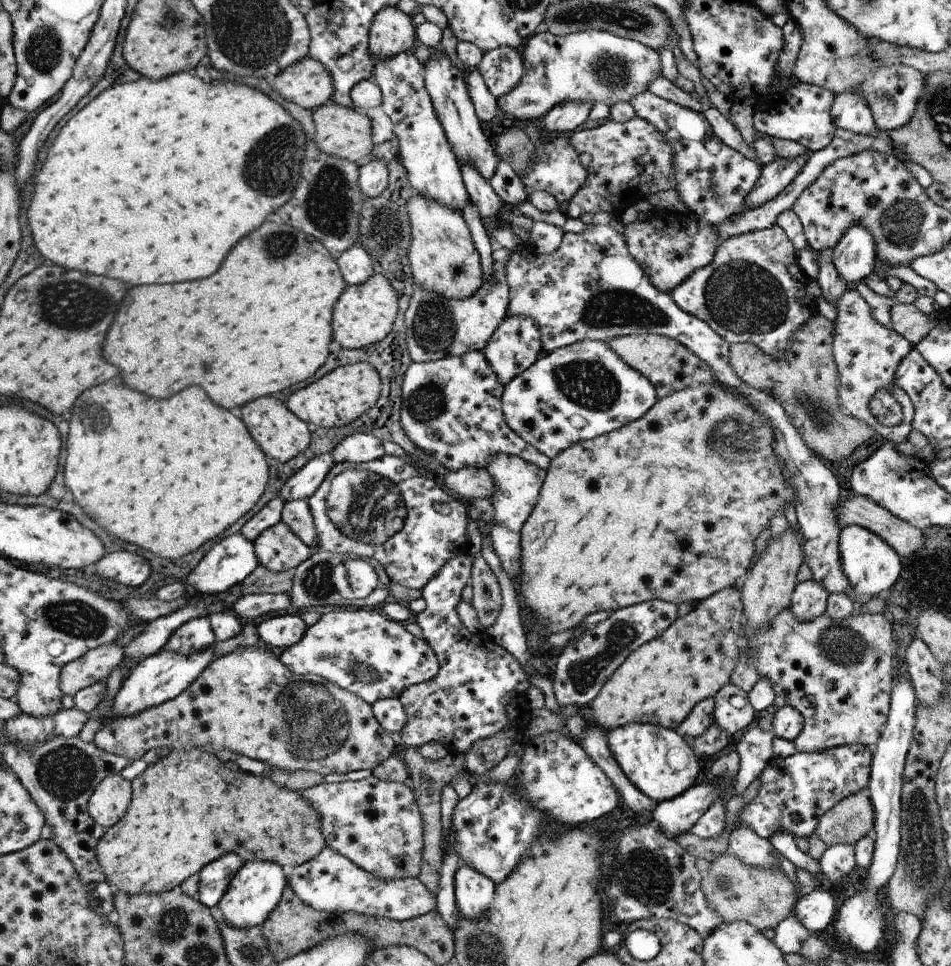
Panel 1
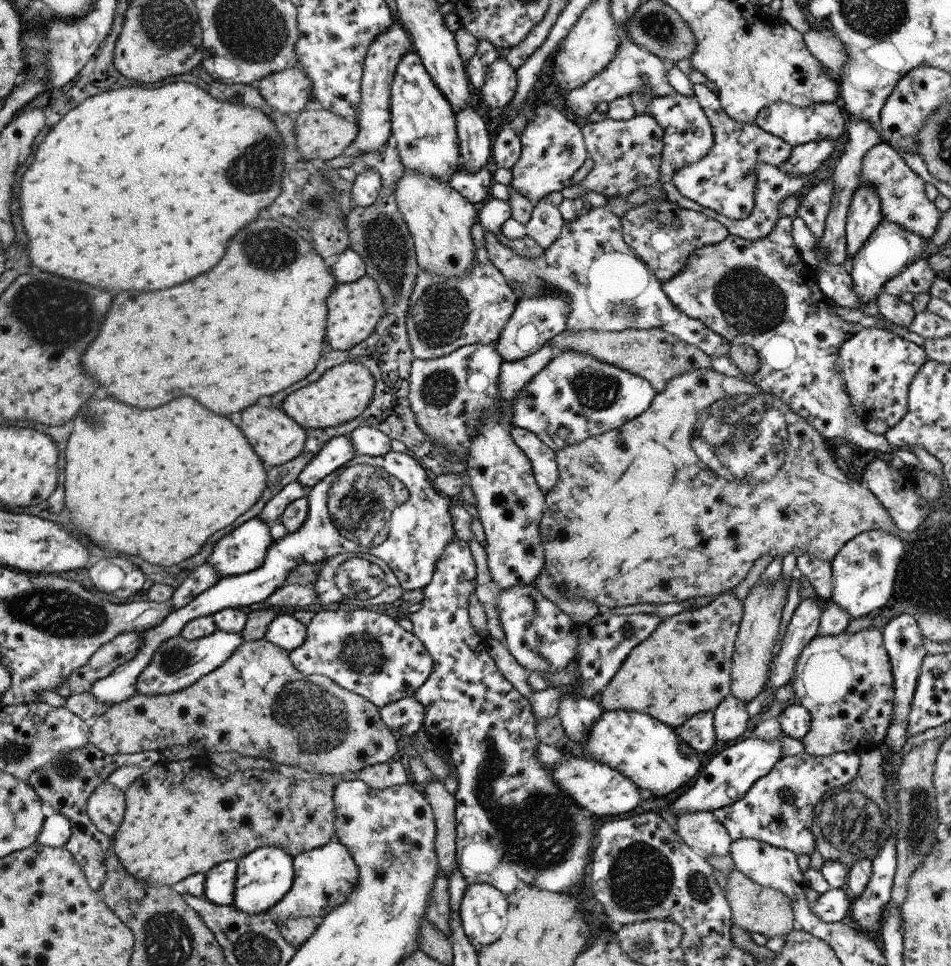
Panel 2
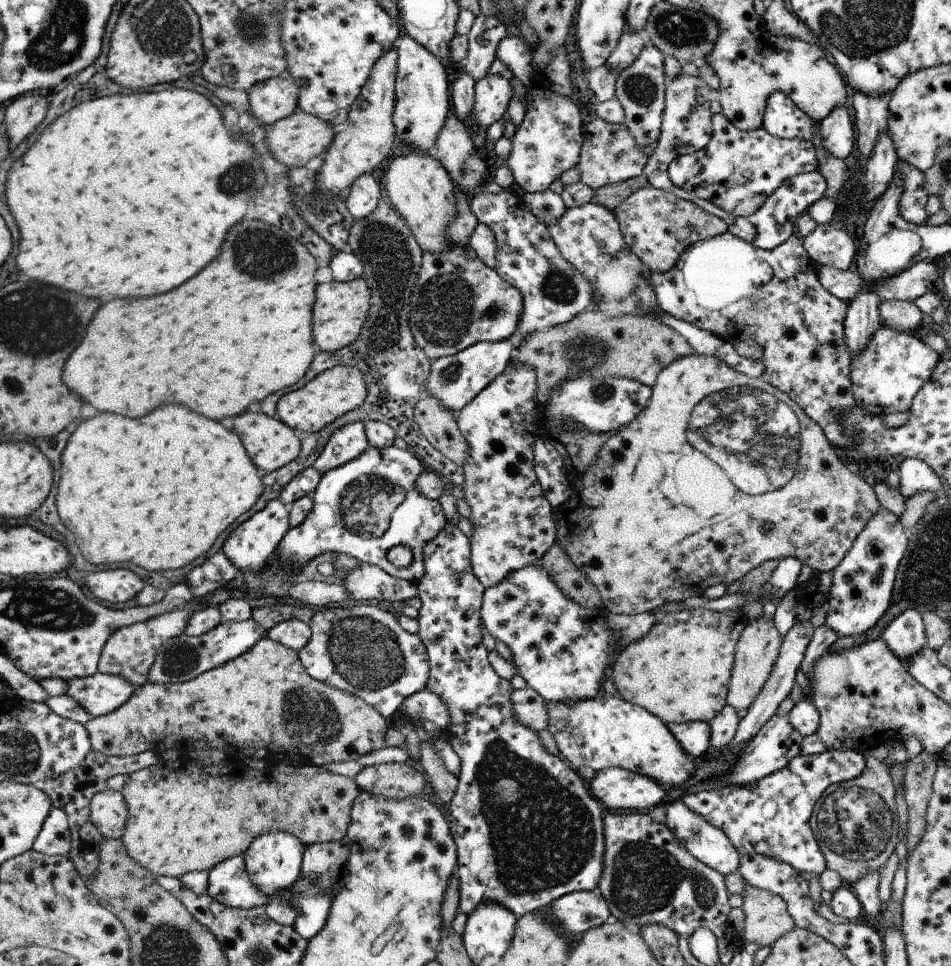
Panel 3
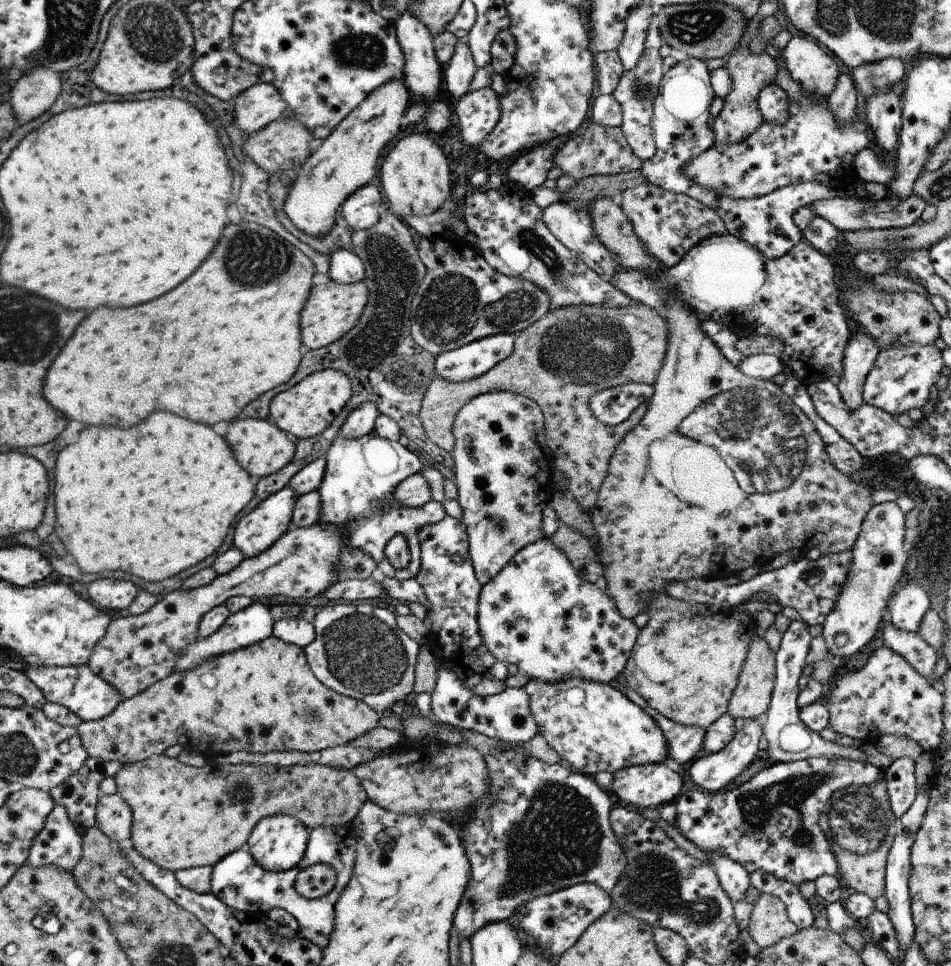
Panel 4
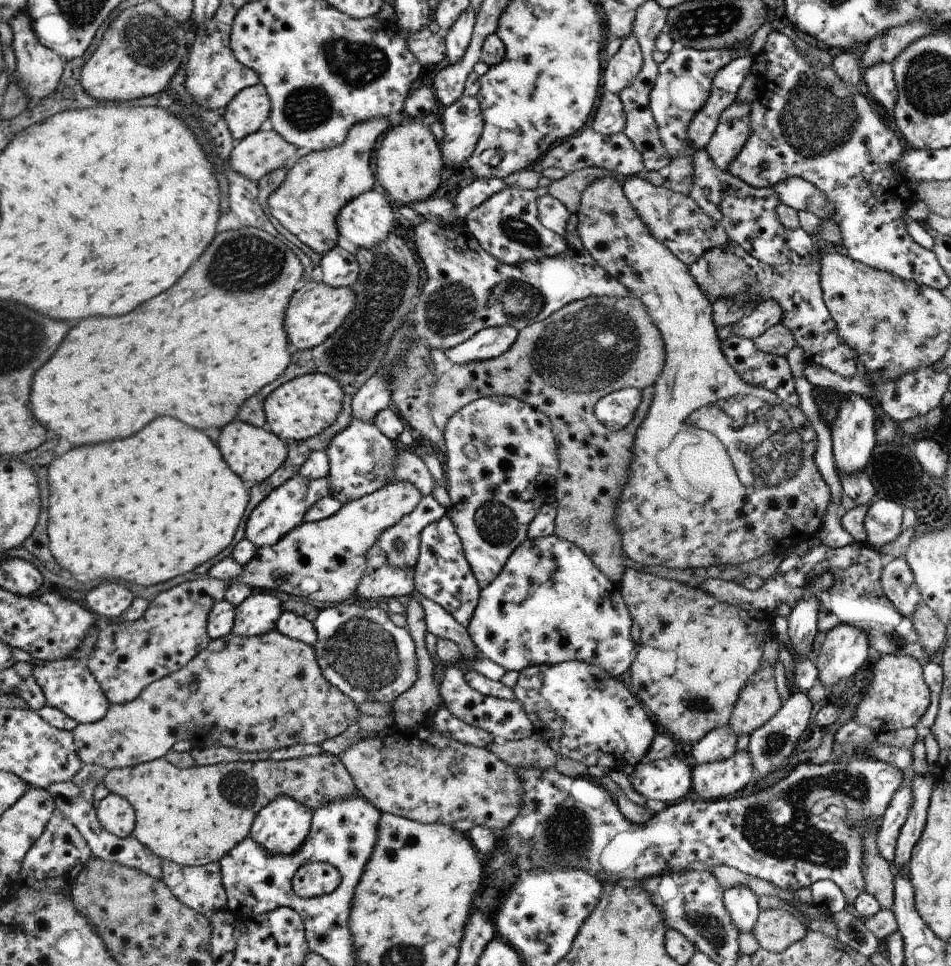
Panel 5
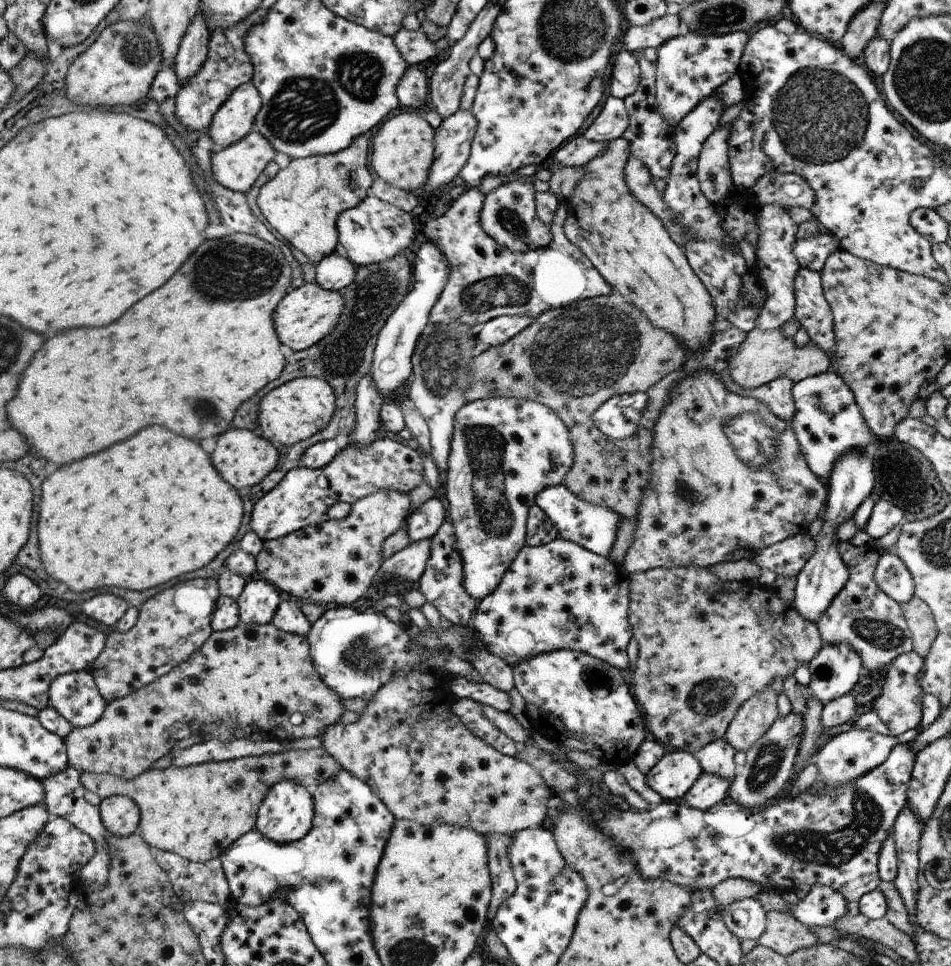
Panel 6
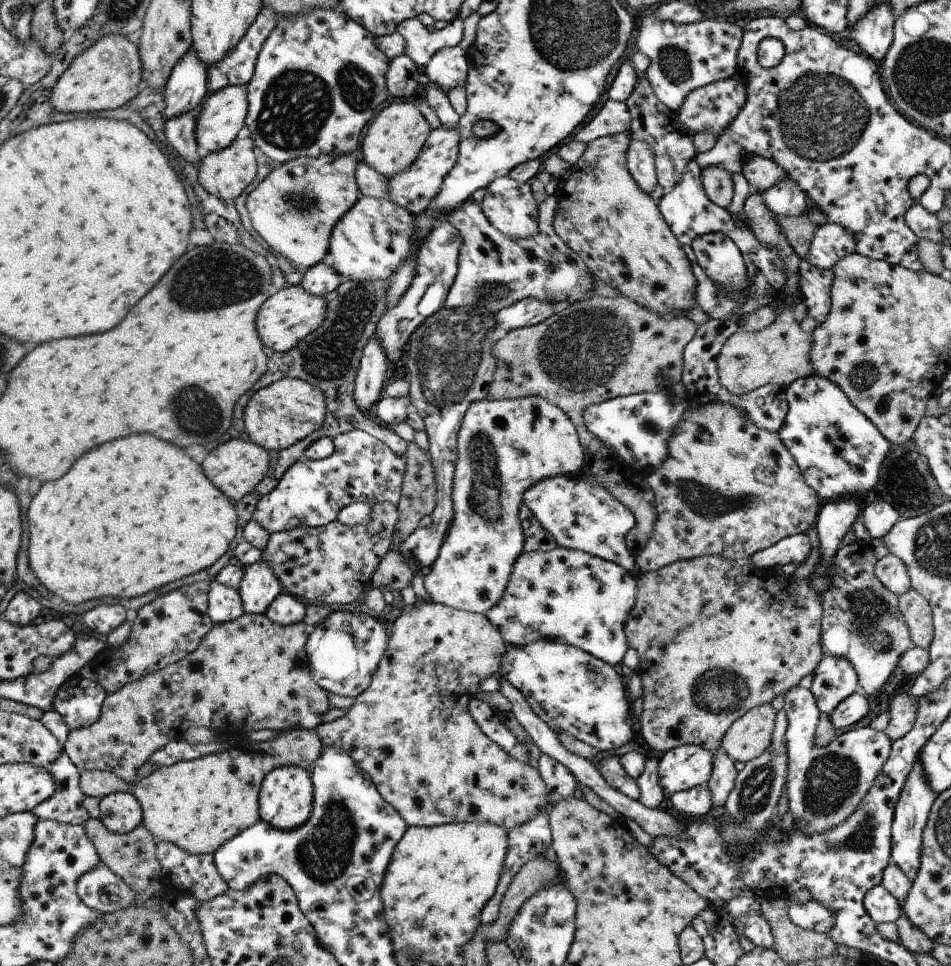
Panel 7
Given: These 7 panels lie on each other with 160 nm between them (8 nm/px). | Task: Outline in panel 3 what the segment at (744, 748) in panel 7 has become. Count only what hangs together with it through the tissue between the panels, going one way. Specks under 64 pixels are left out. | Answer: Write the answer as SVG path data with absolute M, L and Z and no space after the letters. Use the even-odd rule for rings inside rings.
M765 617L747 620L735 648L735 661L729 680L728 704L737 711L742 708L748 709L762 690L770 672L772 672L776 657L779 655L782 639L783 636L776 629L773 620L768 620Z

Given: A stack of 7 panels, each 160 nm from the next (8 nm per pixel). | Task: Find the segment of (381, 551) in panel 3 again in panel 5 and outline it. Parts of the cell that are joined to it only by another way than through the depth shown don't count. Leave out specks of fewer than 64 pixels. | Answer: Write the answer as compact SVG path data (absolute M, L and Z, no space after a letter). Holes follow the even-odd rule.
M352 418L351 423L338 433L326 450L329 458L327 478L332 483L332 496L342 504L362 498L393 482L391 475L397 466L397 448L376 426ZM425 495L412 513L407 514L393 527L381 534L376 546L387 556L390 566L404 569L416 566L420 560L421 534L428 525L440 521L448 513L433 495ZM396 542L402 542L402 549L394 548Z

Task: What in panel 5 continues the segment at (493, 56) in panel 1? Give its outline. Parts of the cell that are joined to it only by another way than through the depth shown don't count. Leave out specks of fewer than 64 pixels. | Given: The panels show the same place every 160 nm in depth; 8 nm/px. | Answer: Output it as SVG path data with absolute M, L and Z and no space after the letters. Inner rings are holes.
M462 95L453 105L446 107L441 123L445 132L442 154L447 166L472 157L485 128L480 99Z

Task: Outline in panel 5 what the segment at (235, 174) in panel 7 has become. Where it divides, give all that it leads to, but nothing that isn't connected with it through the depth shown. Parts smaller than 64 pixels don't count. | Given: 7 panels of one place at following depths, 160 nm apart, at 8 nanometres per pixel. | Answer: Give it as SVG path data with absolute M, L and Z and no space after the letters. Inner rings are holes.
M263 127L237 141L226 157L229 165L243 177L260 181L265 174L284 167L296 150L298 147L282 138L278 131Z

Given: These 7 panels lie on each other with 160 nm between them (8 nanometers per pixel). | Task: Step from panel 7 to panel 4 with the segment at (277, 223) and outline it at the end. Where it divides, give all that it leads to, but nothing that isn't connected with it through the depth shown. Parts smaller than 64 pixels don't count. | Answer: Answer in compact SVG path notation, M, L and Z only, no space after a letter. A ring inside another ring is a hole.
M400 80L386 82L350 112L325 138L322 145L301 166L284 203L288 218L297 228L310 236L322 236L330 230L341 205L378 174L378 158L400 132L400 118L405 116L406 106L408 92L404 84Z

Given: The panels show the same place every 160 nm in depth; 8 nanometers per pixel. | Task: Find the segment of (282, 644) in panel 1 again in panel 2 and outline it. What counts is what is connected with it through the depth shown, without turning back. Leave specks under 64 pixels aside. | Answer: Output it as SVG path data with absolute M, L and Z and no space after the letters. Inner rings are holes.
M281 612L268 625L265 639L292 653L305 644L308 627L301 623L291 612Z

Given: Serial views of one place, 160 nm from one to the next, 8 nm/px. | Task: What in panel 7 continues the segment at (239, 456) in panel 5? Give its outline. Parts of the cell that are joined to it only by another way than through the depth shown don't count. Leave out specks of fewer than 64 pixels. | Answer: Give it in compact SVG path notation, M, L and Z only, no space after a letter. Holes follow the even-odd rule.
M234 438L229 442L224 442L216 446L208 453L202 462L204 476L214 484L230 501L237 503L246 497L252 490L264 480L266 472L270 468L268 462L268 452L257 443L242 438Z

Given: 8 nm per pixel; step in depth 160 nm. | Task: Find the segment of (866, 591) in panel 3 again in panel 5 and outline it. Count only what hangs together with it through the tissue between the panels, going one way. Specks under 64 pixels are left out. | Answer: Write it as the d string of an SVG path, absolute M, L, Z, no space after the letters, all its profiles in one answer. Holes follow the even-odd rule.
M889 498L871 504L863 520L868 546L878 551L884 544L894 542L902 531L902 514L902 506ZM840 623L826 633L818 655L819 679L829 689L852 676L869 655L867 634L854 625Z

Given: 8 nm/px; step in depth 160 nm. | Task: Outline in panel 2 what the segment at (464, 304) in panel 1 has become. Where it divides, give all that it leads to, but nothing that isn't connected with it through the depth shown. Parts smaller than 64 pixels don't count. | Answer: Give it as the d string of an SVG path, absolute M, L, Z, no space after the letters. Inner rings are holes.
M480 224L472 228L473 241L476 243L476 261L473 269L463 278L446 278L442 275L431 275L422 271L417 276L417 284L414 289L414 298L410 298L410 306L414 306L410 312L410 338L414 338L413 355L417 359L435 359L445 357L462 347L475 344L493 345L499 340L505 330L509 318L517 310L518 298L513 288L507 282L505 275L494 266L486 248L485 230Z

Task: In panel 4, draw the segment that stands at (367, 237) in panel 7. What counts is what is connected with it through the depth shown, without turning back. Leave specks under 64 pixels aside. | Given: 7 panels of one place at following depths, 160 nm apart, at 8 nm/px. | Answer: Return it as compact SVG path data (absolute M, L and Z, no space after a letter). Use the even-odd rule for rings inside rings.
M374 183L362 186L342 204L340 211L346 223L353 230L373 228L380 219L378 206L382 202L382 194Z

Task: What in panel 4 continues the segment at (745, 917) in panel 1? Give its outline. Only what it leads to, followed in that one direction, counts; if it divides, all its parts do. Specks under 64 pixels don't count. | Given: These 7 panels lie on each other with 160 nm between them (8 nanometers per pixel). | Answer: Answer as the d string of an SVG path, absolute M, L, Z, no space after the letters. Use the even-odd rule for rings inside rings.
M761 894L753 905L747 930L760 949L772 947L782 938L797 932L797 927L788 917L784 902L778 896Z

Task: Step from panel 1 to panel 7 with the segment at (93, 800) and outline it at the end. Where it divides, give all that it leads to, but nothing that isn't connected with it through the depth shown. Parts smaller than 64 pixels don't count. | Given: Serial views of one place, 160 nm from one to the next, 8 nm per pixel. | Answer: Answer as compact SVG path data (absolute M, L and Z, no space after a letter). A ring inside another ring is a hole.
M128 791L110 793L100 799L97 819L113 833L133 833L144 821L144 812L136 796Z

